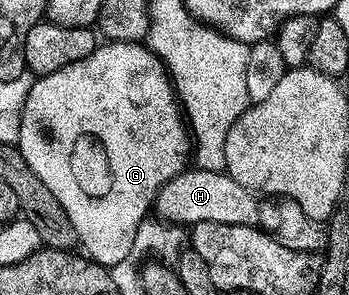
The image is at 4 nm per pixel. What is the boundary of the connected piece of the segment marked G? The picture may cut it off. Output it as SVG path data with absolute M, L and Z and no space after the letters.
M106 41L95 47L92 55L88 55L68 67L60 67L60 71L52 71L52 75L38 77L33 82L24 103L17 146L24 155L24 163L28 163L28 167L32 167L32 171L36 171L36 179L40 179L40 183L44 183L44 187L48 187L48 191L52 191L52 195L56 195L56 199L60 199L60 207L64 207L64 211L68 211L68 219L72 219L72 227L76 227L76 235L81 248L86 248L83 249L85 256L96 262L97 265L118 267L121 260L132 251L138 224L148 217L151 212L149 209L155 208L160 190L175 175L187 168L186 156L191 156L192 153L192 137L184 124L184 117L180 112L180 104L175 96L174 86L157 54L147 48L145 44L136 41Z

